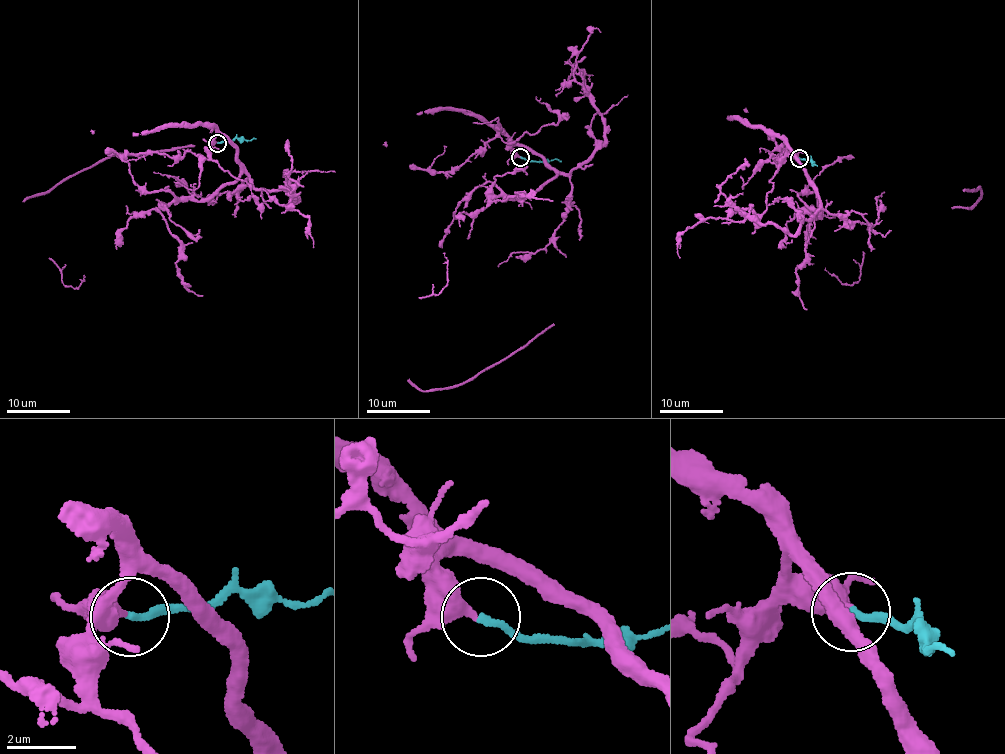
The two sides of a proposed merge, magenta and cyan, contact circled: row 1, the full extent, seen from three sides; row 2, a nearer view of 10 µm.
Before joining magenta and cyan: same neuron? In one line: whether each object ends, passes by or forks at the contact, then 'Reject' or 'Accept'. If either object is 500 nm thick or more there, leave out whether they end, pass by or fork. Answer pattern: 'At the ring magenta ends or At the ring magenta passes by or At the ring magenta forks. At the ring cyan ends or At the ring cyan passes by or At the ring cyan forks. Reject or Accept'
At the ring magenta ends. At the ring cyan ends. Accept

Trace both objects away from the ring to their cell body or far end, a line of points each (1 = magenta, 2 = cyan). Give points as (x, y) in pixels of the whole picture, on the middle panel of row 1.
1: (520, 157), (520, 144), (571, 187), (565, 218), (525, 262), (551, 325), (452, 386), (407, 379)
2: (520, 157), (541, 162), (554, 158), (561, 161)

